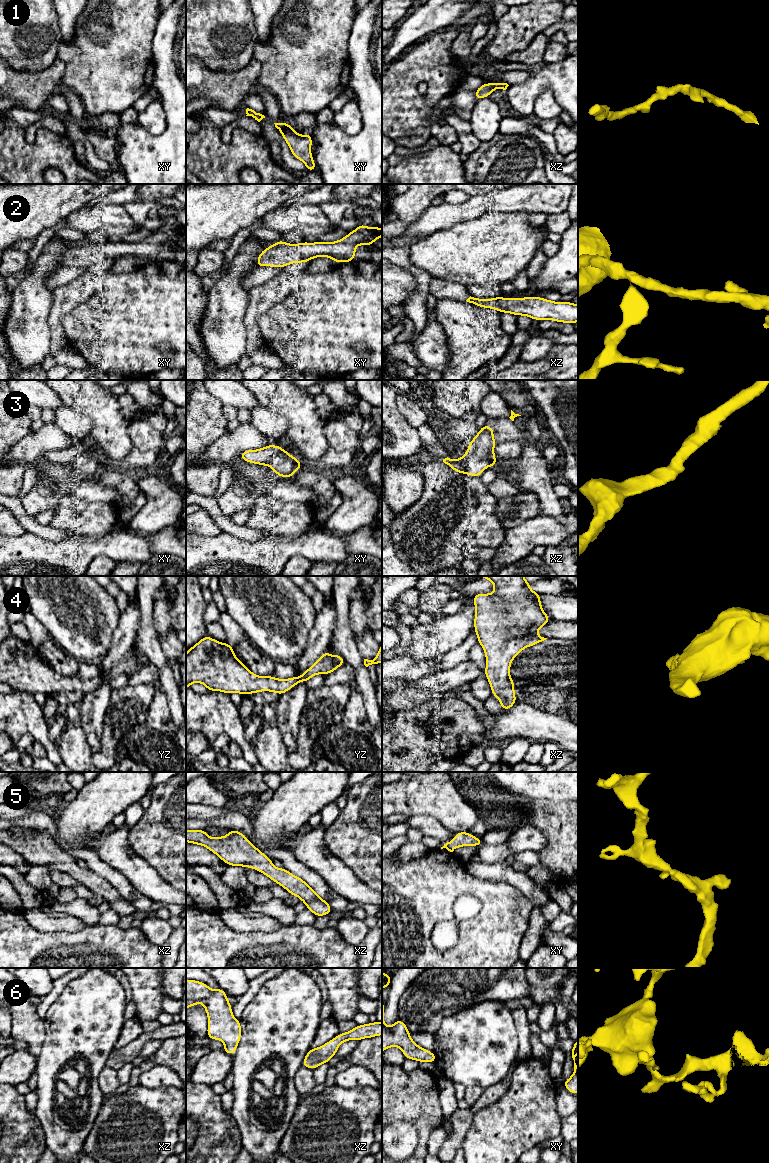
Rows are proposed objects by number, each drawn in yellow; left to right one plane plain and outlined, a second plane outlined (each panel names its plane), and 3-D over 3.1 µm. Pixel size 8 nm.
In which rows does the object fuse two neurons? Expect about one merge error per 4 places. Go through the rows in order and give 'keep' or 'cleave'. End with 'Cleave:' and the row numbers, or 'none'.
1: keep
2: keep
3: keep
4: keep
5: keep
6: keep
Cleave: none

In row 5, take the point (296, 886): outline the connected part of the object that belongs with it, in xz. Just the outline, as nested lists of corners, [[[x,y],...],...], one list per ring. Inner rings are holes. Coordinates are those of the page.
[[[202,829],[186,830],[186,842],[208,848],[229,866],[248,867],[265,874],[291,895],[302,900],[316,917],[333,912],[328,902],[323,900],[303,879],[285,868],[275,868],[272,859],[255,847],[241,831],[229,830],[226,837],[210,838]]]

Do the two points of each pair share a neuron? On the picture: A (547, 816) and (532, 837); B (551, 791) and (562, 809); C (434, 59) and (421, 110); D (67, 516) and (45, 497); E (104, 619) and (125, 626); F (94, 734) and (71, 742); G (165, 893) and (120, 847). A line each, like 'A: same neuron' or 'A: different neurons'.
A: different neurons
B: different neurons
C: same neuron
D: different neurons
E: different neurons
F: different neurons
G: same neuron

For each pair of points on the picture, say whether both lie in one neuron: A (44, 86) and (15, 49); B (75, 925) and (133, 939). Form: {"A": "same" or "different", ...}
{"A": "different", "B": "different"}

